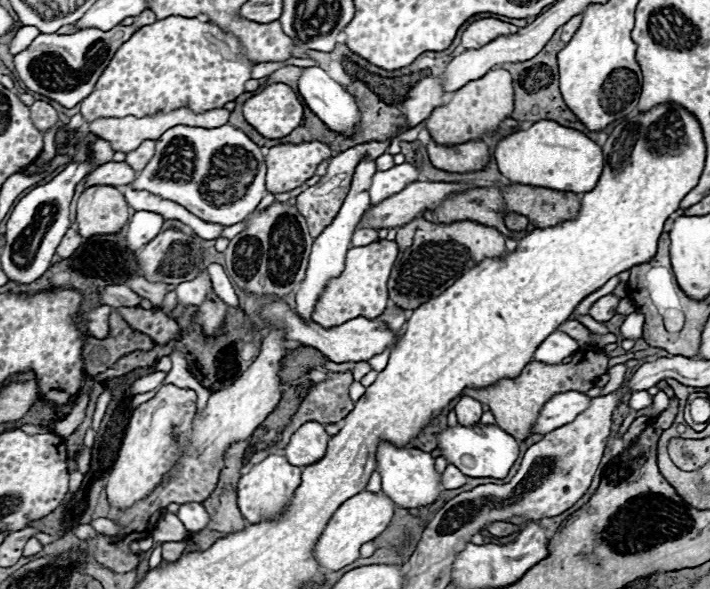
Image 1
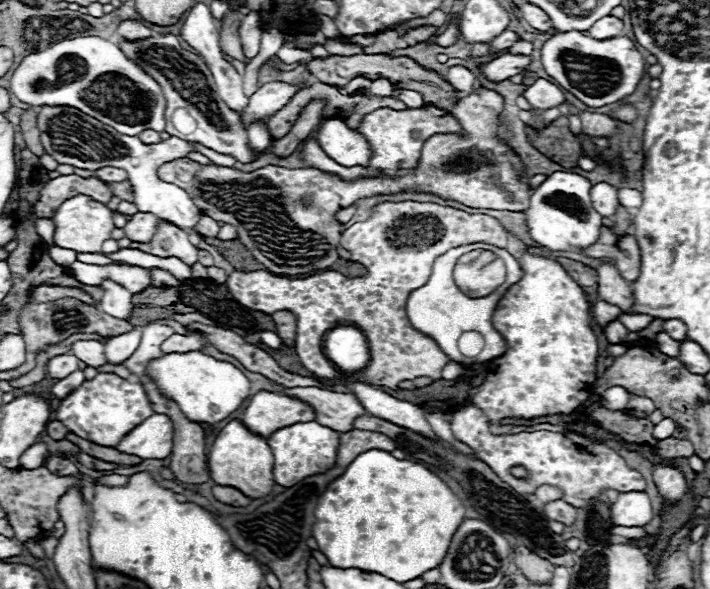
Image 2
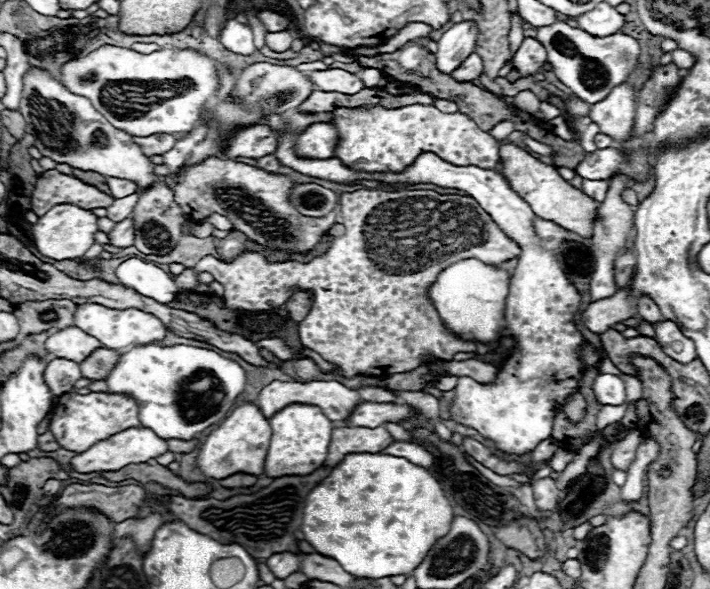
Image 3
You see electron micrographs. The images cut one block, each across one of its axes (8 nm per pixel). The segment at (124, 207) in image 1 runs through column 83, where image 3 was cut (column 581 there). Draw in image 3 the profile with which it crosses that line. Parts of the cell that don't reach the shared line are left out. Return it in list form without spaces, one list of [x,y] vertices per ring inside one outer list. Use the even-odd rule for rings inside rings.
[[[508,140],[500,142],[500,158],[502,158],[502,170],[500,170],[502,176],[510,180],[510,188],[514,188],[514,192],[518,192],[530,204],[530,208],[538,218],[554,220],[562,228],[576,232],[582,238],[592,238],[592,222],[594,222],[598,204],[590,196],[572,188],[564,178],[560,178],[554,166],[548,166],[536,160],[514,142],[508,142]]]

